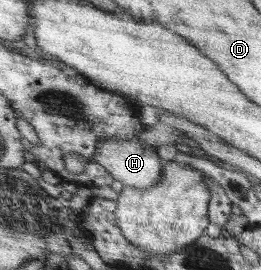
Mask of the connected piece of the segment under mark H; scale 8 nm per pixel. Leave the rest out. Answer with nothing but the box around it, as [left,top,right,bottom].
[95,139,164,189]

